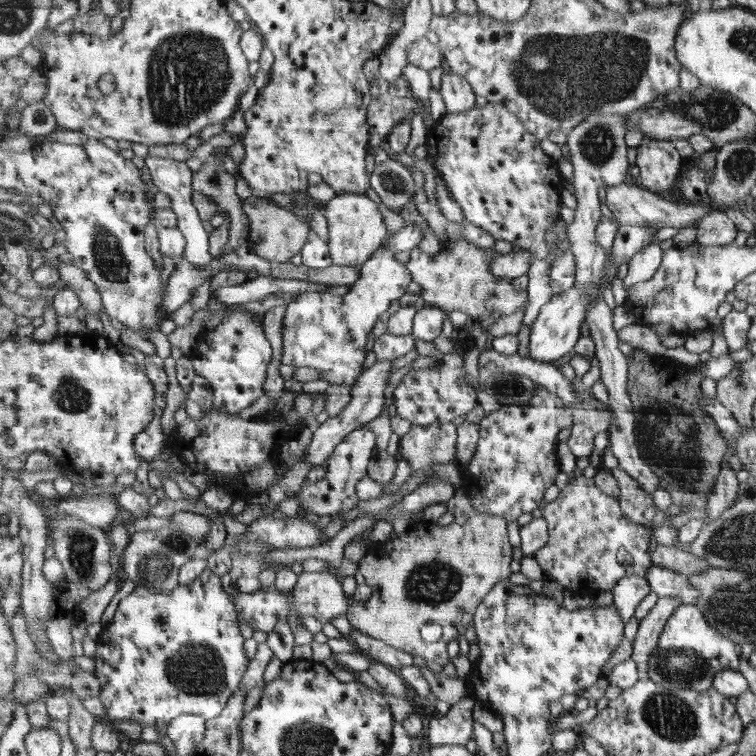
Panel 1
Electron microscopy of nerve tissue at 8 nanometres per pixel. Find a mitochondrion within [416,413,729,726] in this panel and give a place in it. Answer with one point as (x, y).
(678, 667)

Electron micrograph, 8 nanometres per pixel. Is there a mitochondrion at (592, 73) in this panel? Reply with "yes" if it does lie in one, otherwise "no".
yes

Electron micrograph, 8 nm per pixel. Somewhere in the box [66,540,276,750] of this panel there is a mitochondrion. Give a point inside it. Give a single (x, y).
(197, 669)

